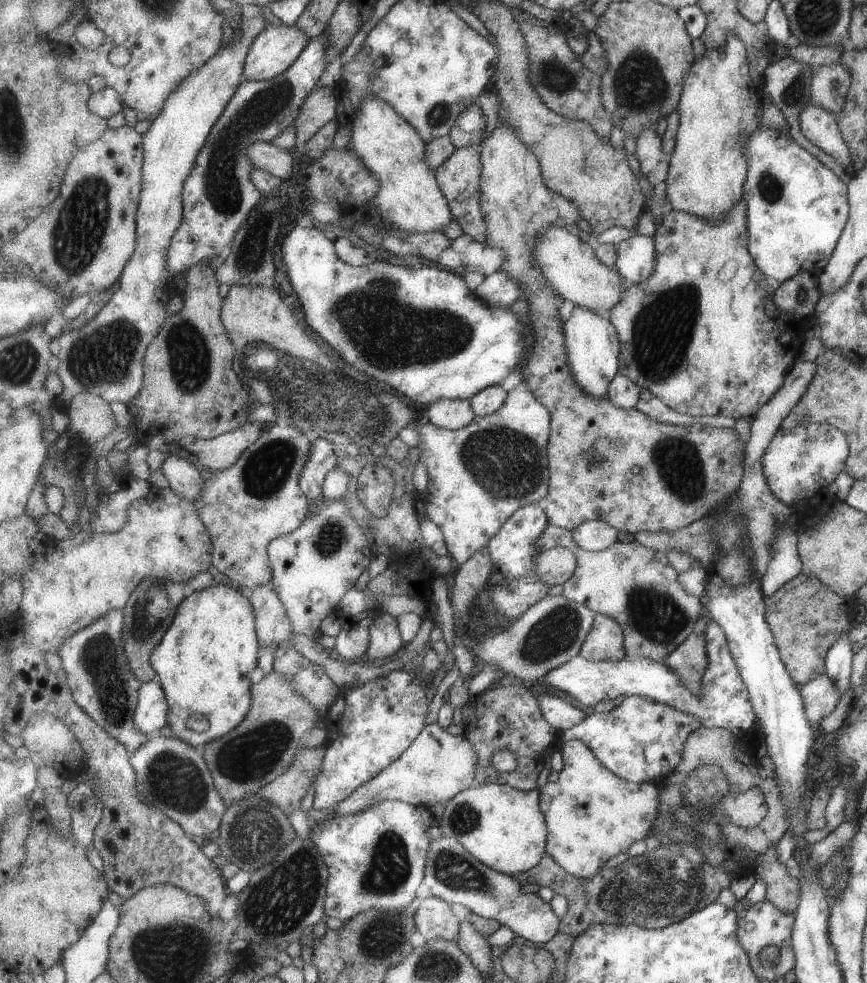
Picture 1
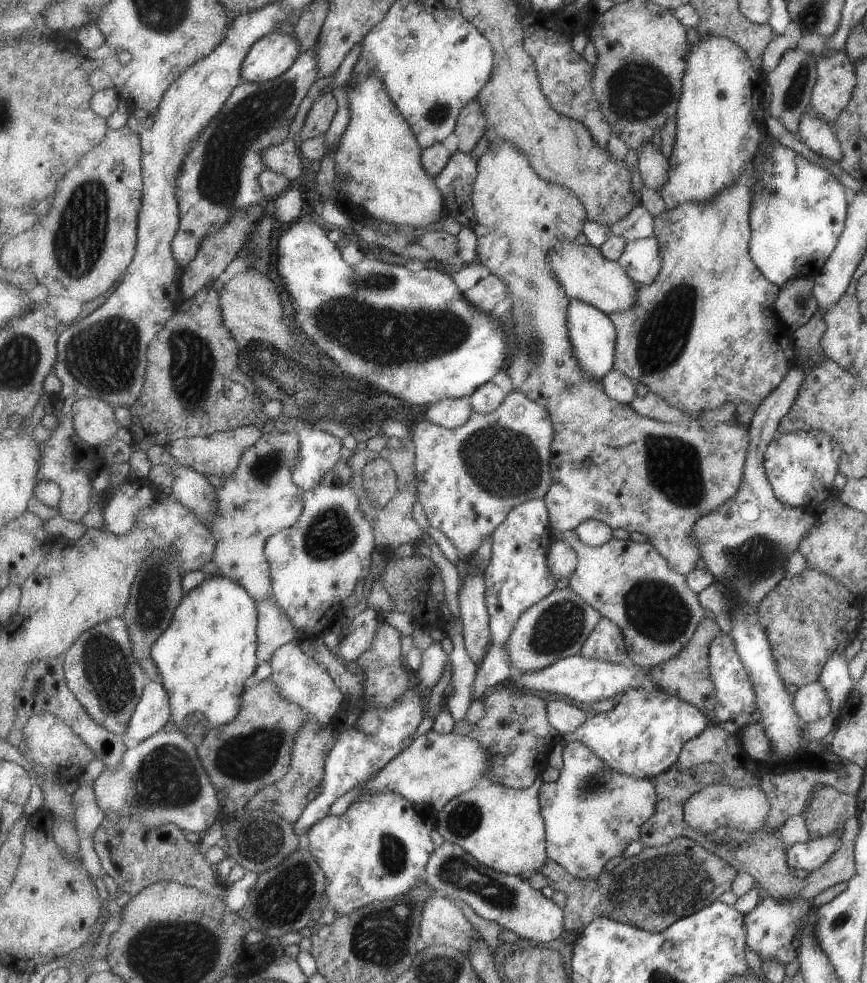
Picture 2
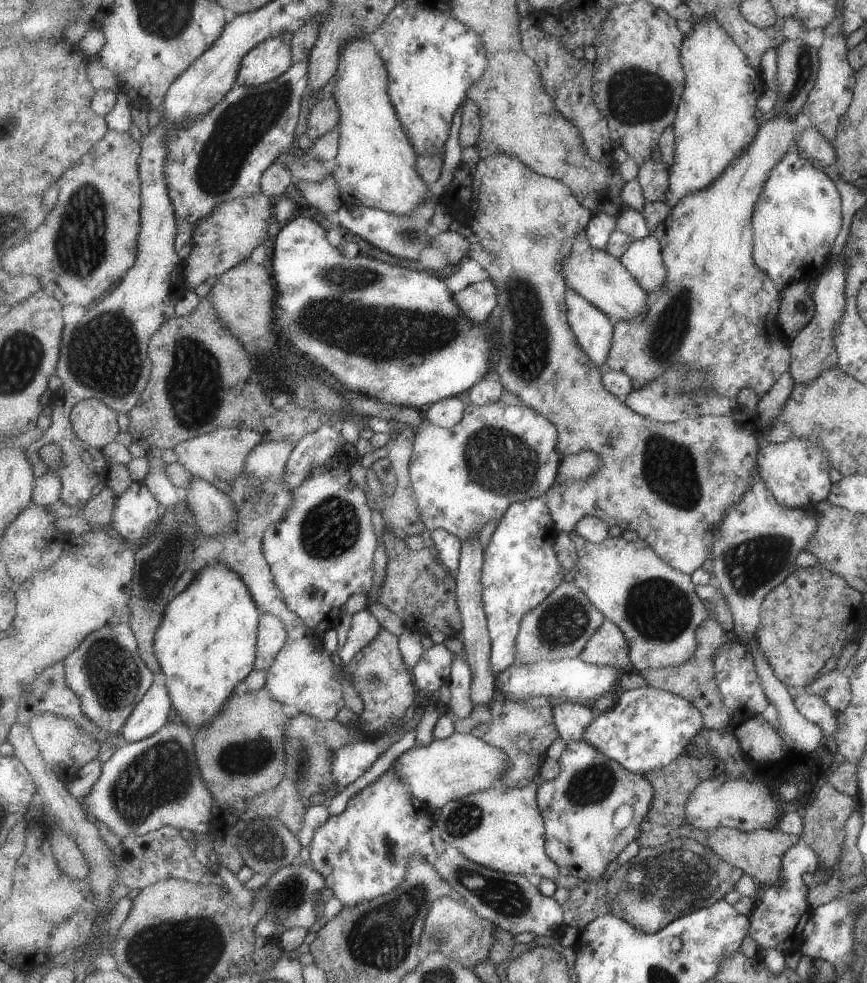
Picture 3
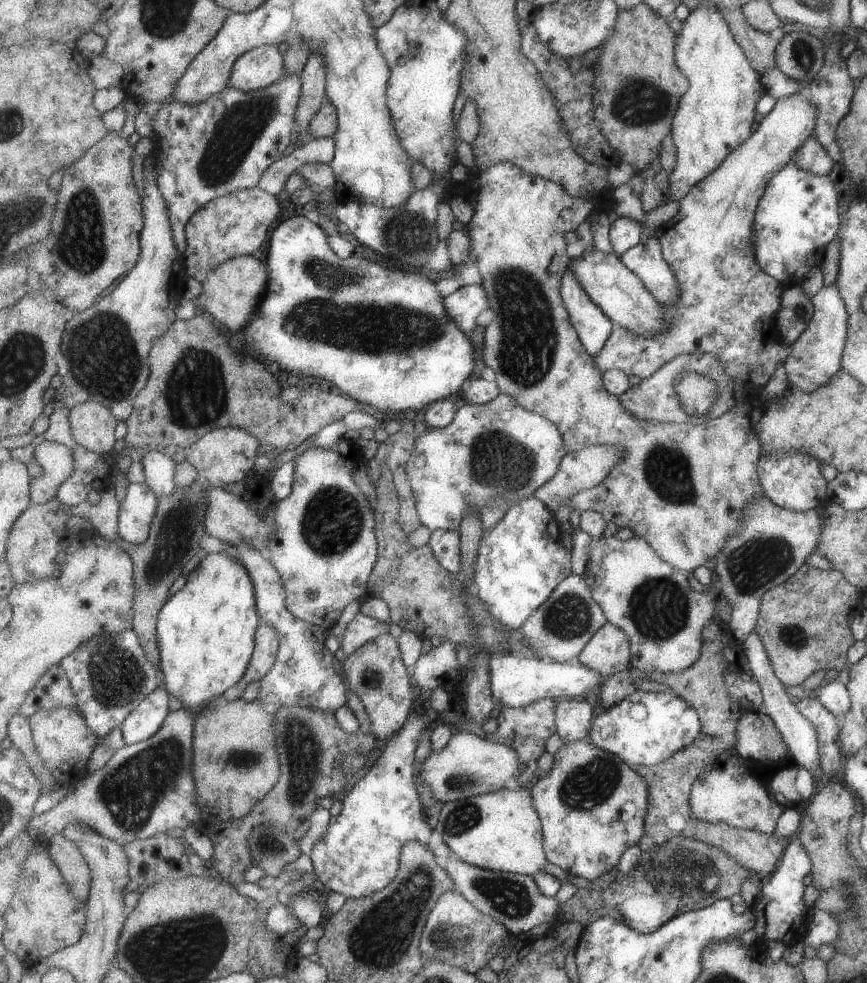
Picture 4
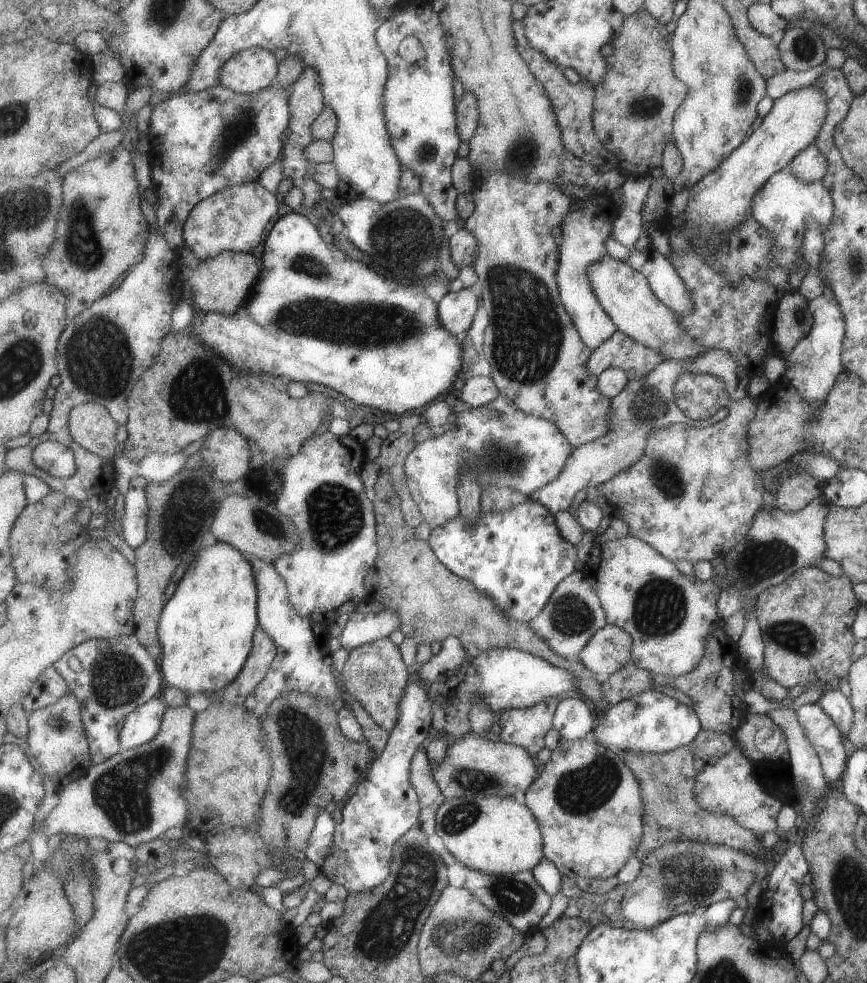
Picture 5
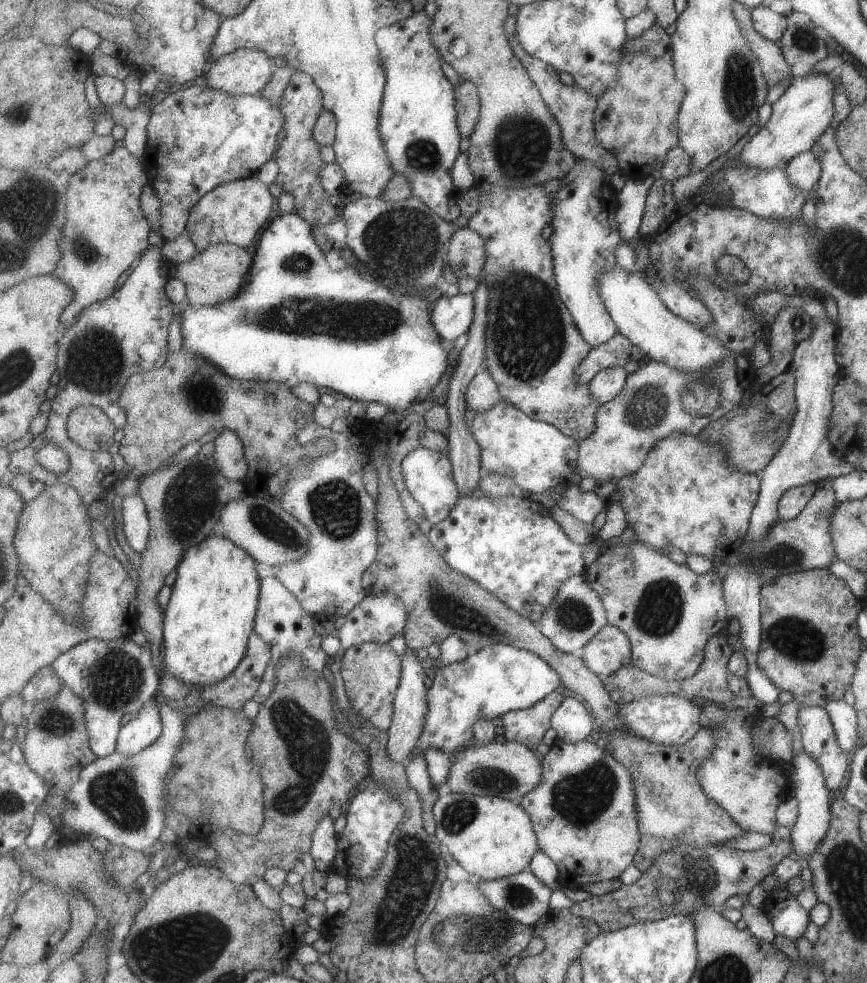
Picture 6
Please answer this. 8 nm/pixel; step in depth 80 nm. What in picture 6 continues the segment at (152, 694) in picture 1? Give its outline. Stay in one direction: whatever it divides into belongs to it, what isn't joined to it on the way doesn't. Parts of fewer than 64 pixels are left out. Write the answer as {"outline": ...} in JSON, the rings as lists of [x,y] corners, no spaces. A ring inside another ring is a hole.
{"outline":[[[158,702],[152,707],[141,708],[137,715],[123,726],[118,737],[117,751],[133,756],[155,744],[163,733],[161,708],[163,706]]]}

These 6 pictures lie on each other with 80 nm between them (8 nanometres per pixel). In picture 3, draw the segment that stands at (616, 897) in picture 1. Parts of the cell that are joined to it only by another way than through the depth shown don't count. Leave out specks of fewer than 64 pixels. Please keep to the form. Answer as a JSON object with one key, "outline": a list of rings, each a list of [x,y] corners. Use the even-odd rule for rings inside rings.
{"outline":[[[679,837],[658,847],[640,848],[639,853],[607,878],[596,881],[581,880],[571,889],[570,899],[562,904],[564,924],[572,934],[585,930],[589,923],[603,915],[613,915],[635,925],[640,931],[656,933],[674,920],[718,903],[727,892],[736,890],[738,882],[745,874],[743,869],[727,862],[712,848],[701,844],[698,840]]]}

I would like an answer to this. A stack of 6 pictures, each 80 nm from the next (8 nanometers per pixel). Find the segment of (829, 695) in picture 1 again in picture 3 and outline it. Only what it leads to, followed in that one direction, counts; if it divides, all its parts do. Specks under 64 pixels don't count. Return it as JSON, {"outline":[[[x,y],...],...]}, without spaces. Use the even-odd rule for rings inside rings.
{"outline":[[[798,694],[793,698],[794,707],[809,722],[815,723],[821,729],[821,736],[829,739],[835,732],[835,719],[832,708],[817,695]]]}

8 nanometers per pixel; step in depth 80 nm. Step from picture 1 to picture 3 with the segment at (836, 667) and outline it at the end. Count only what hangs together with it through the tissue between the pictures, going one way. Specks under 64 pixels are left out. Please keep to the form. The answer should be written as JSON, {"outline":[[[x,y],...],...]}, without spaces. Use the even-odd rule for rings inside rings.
{"outline":[[[832,669],[807,686],[786,689],[793,698],[803,693],[820,696],[835,713],[845,710],[851,698],[848,675],[837,669]]]}

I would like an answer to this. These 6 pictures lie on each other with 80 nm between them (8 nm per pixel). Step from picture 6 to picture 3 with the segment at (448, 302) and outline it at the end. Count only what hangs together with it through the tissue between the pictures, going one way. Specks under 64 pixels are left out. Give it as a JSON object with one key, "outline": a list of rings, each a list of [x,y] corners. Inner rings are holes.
{"outline":[[[489,278],[454,294],[454,301],[475,326],[479,326],[498,305],[497,289]]]}

